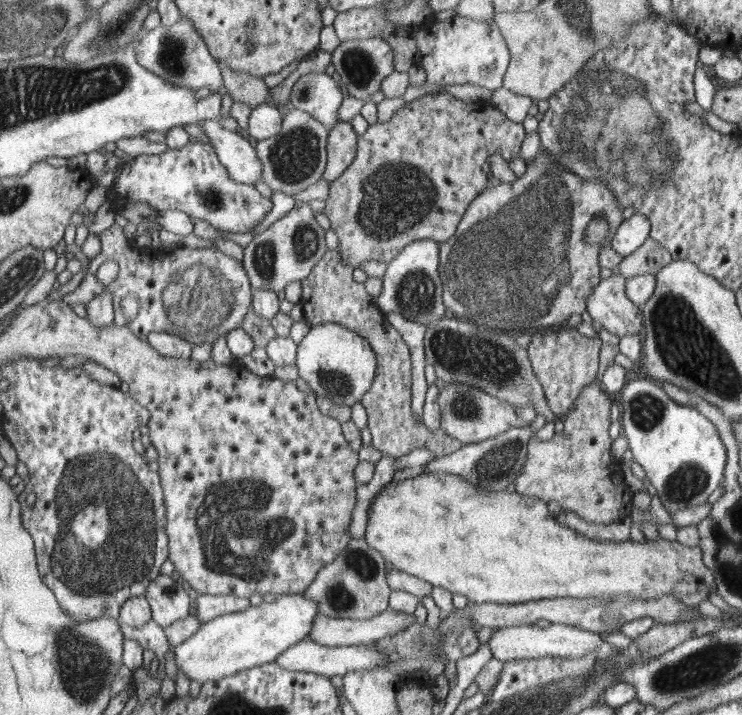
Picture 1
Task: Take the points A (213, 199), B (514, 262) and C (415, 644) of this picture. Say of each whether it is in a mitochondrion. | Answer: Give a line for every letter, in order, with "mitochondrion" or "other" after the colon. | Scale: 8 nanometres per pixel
A: mitochondrion
B: mitochondrion
C: mitochondrion

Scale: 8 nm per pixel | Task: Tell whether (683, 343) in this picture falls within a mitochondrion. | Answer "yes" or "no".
yes

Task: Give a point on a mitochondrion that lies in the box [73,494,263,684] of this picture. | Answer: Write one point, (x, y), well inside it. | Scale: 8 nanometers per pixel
(170, 590)

